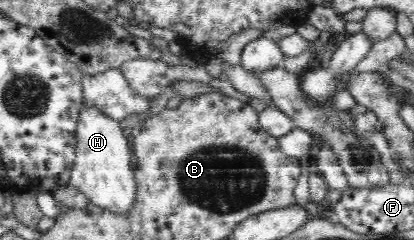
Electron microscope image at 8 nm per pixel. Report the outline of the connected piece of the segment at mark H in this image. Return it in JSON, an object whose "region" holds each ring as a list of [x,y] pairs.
{"region":[[[84,107],[79,112],[76,132],[76,159],[70,168],[68,183],[87,197],[89,203],[100,205],[108,212],[126,213],[136,201],[136,180],[130,167],[130,148],[126,132],[118,120],[100,112],[97,107]]]}

